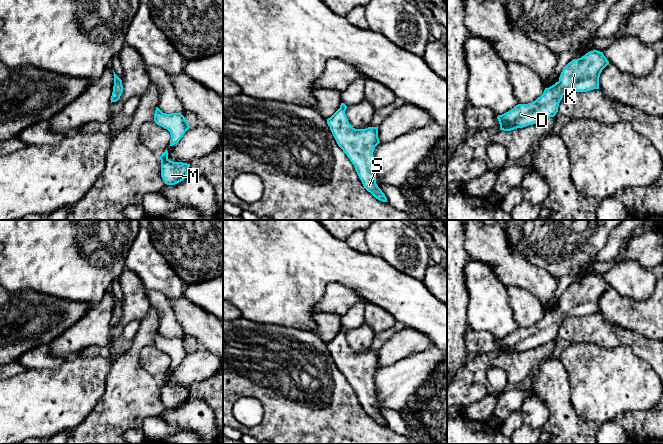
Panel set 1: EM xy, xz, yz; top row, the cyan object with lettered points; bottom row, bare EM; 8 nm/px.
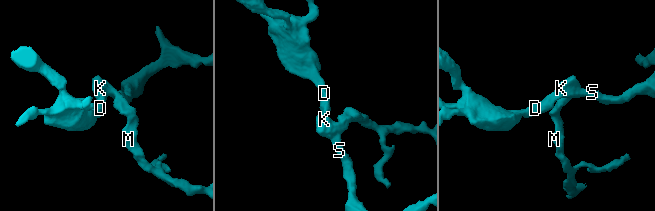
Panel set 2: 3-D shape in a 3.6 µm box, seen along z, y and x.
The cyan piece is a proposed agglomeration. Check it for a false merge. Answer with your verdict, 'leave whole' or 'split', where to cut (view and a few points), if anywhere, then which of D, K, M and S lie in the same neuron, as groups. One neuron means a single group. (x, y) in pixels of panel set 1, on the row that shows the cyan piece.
leave whole; no cut; D K M S

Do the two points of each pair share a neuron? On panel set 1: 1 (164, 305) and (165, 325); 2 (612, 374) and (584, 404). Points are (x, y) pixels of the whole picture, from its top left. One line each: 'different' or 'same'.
1: same
2: same

